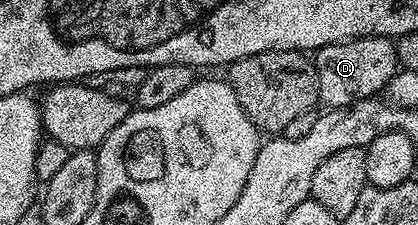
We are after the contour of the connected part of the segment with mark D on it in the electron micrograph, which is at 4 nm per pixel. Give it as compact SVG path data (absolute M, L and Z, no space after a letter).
M367 35L361 39L348 39L344 43L331 43L314 55L316 93L321 104L328 109L349 107L360 99L379 96L396 75L396 44L383 35Z

